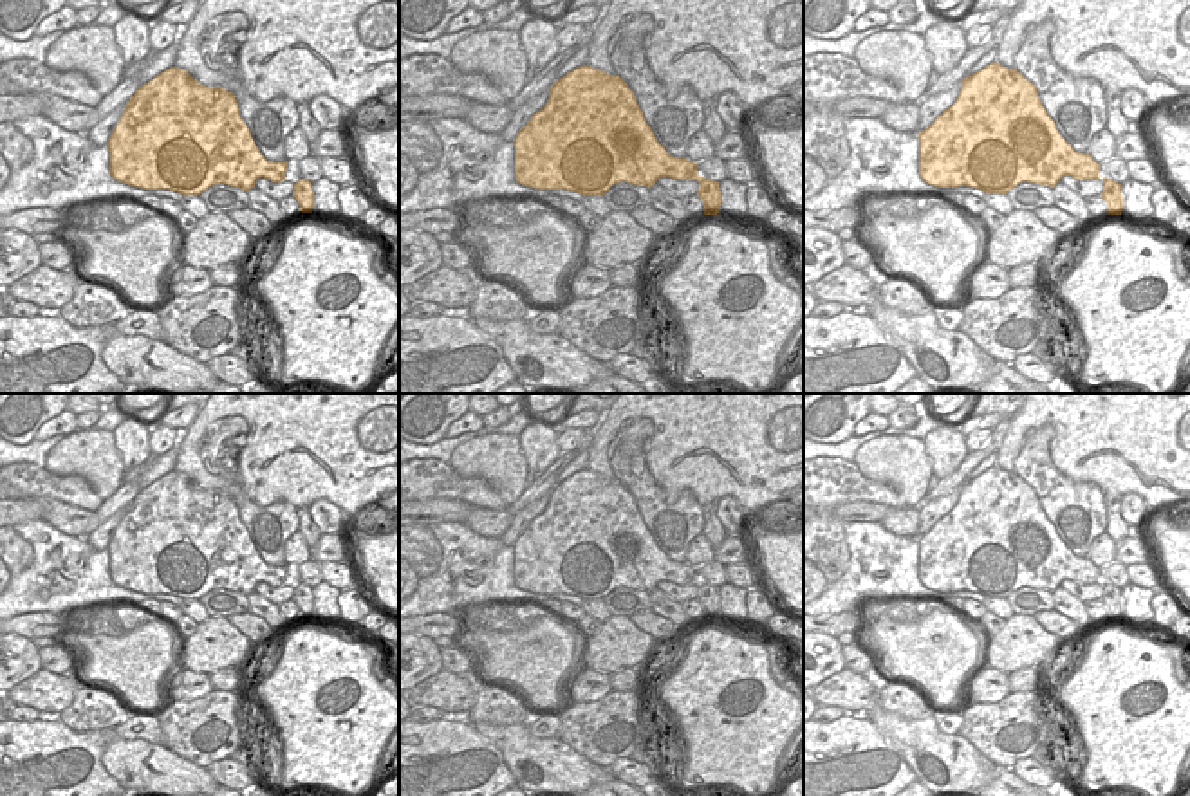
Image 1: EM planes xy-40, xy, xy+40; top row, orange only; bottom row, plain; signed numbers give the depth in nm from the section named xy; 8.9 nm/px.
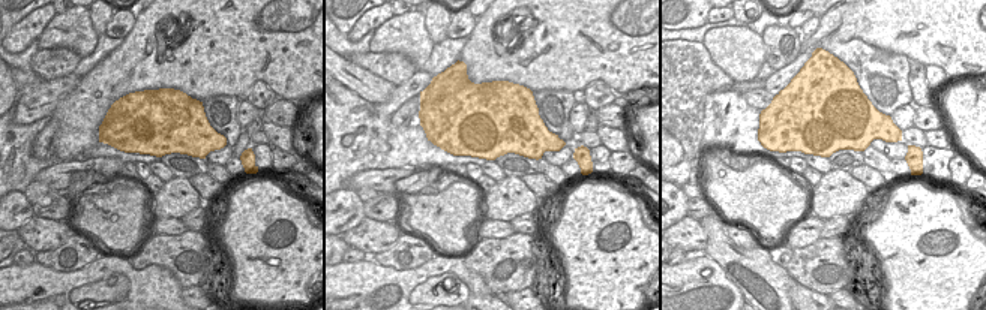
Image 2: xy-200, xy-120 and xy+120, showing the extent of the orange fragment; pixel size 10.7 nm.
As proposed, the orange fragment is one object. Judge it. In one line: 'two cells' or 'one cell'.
two cells

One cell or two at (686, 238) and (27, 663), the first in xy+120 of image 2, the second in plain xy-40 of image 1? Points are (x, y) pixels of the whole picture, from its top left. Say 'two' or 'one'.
two

